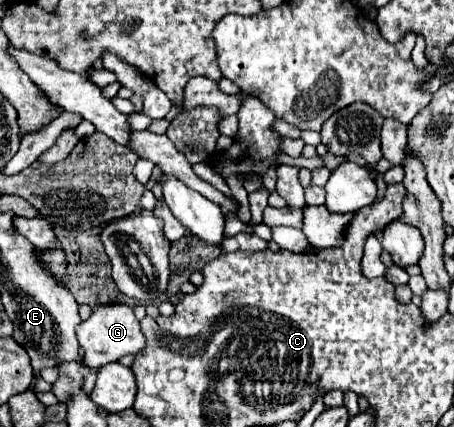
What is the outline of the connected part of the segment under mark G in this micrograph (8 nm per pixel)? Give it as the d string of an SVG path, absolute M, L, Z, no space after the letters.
M99 304L93 308L93 314L79 324L77 330L79 346L85 352L85 364L97 370L103 364L117 362L125 354L137 354L145 346L145 338L141 334L139 322L133 314L133 308L127 304Z

